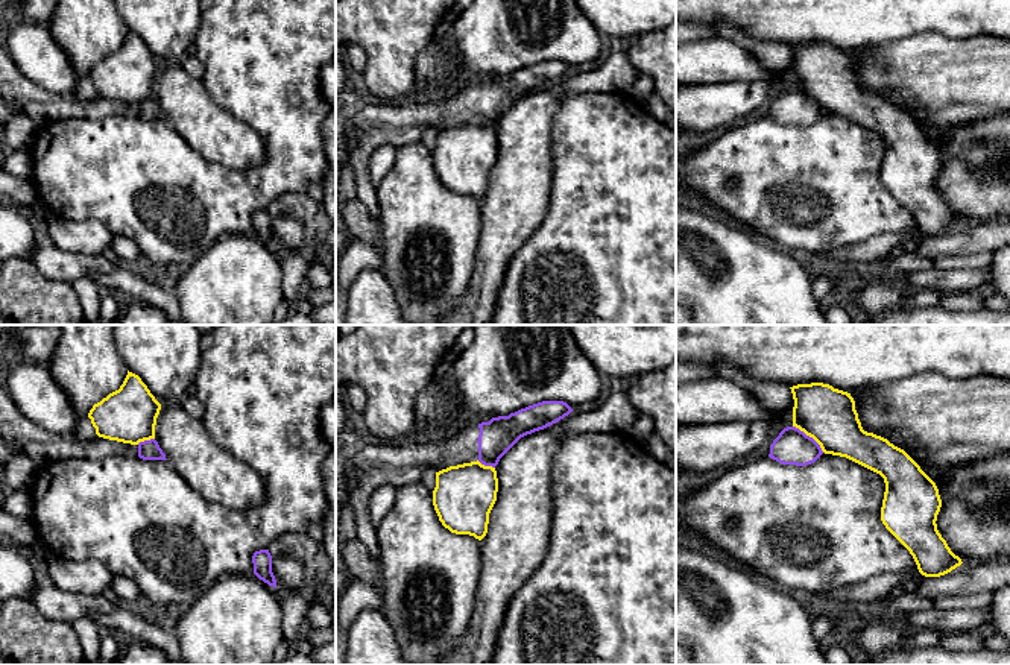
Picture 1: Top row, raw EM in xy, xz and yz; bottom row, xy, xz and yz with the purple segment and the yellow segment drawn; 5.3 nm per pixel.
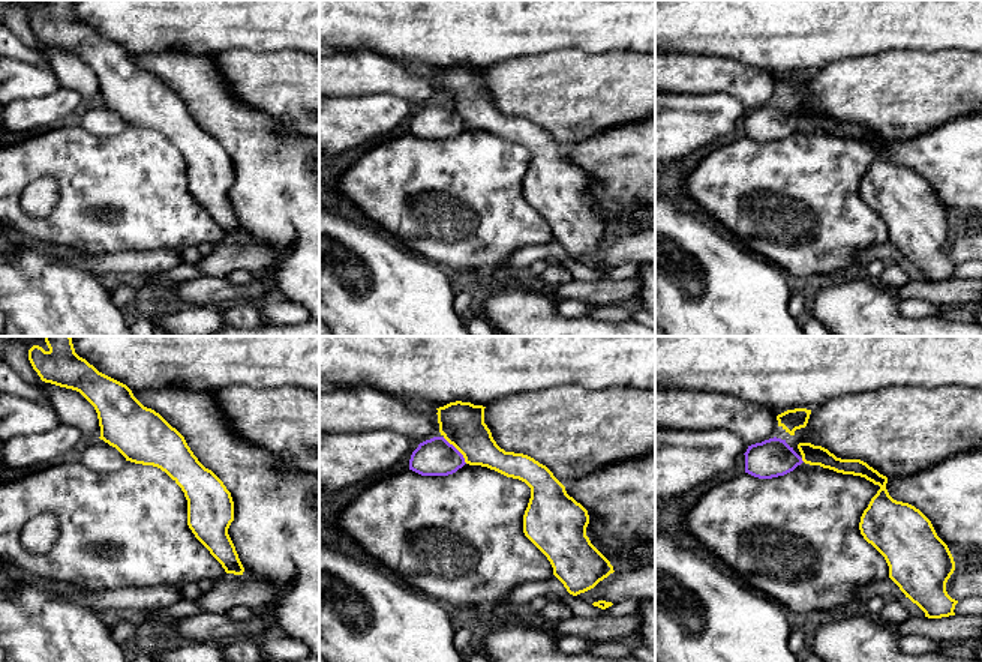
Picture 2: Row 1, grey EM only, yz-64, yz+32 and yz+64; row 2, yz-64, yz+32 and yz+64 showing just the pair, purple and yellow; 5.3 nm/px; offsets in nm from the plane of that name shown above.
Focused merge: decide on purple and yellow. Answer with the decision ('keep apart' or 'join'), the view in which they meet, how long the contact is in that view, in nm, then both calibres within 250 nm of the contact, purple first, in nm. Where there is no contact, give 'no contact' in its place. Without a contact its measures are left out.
keep apart | yz | 220 nm | 190/300 nm

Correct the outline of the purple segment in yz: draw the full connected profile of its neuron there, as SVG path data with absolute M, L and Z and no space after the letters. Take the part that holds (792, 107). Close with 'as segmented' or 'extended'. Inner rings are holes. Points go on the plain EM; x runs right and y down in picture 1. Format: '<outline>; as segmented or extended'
M796 87L784 88L770 105L769 117L782 124L806 126L823 114L820 105Z; as segmented

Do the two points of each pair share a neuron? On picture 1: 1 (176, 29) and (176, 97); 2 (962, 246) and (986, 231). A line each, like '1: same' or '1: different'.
1: different
2: same

